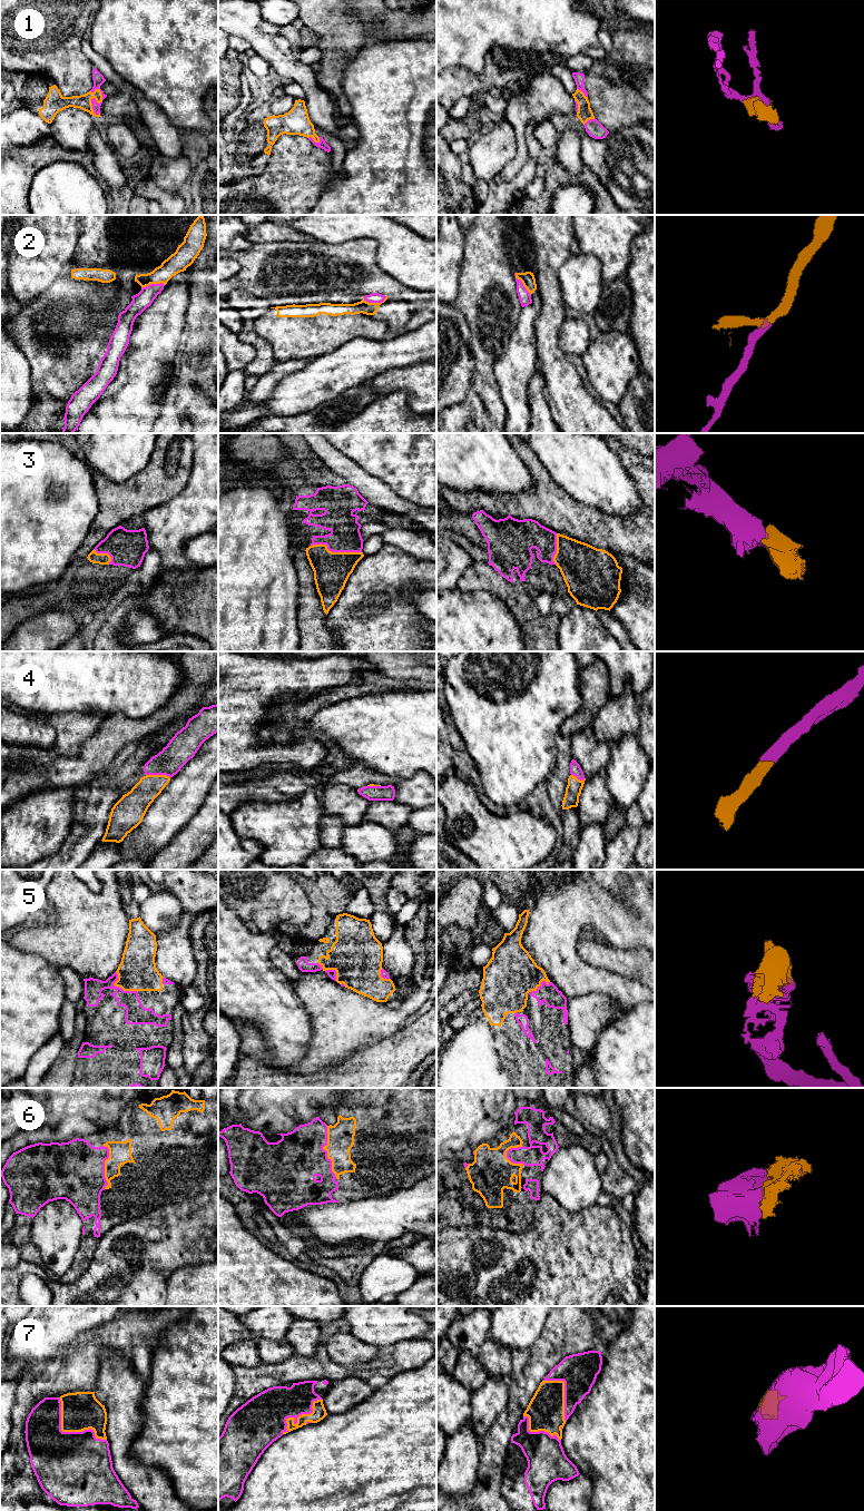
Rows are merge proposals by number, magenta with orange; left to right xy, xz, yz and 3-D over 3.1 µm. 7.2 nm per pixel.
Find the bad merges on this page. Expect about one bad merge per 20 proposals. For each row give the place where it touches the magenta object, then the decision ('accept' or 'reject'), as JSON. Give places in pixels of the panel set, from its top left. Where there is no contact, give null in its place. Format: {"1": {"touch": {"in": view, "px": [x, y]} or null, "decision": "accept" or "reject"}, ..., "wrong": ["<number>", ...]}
{"1": {"touch": {"in": "xy", "px": [95, 99]}, "decision": "accept"}, "2": {"touch": {"in": "xz", "px": [374, 302]}, "decision": "accept"}, "3": {"touch": {"in": "xz", "px": [335, 551]}, "decision": "accept"}, "4": {"touch": {"in": "xy", "px": [158, 774]}, "decision": "accept"}, "5": {"touch": {"in": "xy", "px": [118, 987]}, "decision": "accept"}, "6": {"touch": {"in": "xz", "px": [326, 1153]}, "decision": "accept"}, "7": {"touch": {"in": "xy", "px": [69, 1432]}, "decision": "accept"}, "wrong": []}

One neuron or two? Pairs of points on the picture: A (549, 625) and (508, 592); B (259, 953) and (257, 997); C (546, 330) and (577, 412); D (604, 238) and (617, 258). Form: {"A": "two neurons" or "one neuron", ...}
{"A": "one neuron", "B": "one neuron", "C": "one neuron", "D": "one neuron"}

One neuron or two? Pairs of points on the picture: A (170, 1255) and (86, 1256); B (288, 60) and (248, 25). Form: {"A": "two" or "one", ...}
{"A": "two", "B": "one"}

